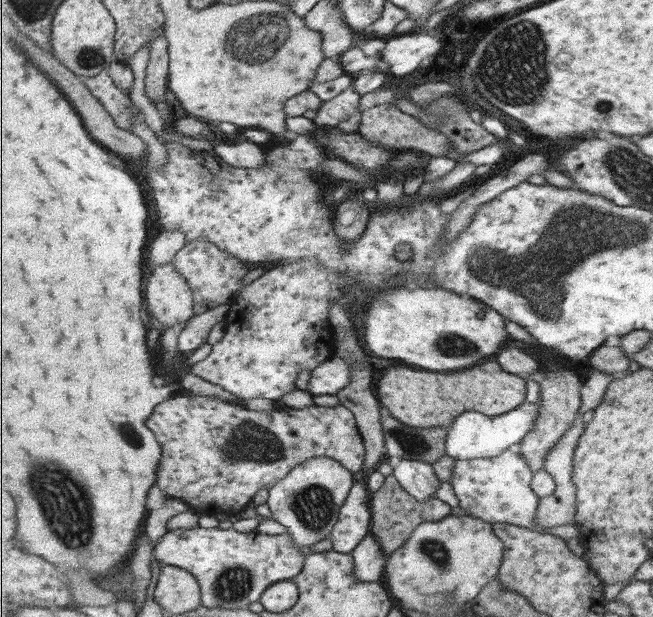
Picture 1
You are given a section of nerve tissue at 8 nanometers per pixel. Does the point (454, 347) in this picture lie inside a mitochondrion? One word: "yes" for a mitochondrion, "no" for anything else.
yes

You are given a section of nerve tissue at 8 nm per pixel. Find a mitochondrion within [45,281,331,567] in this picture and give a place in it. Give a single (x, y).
(248, 441)

